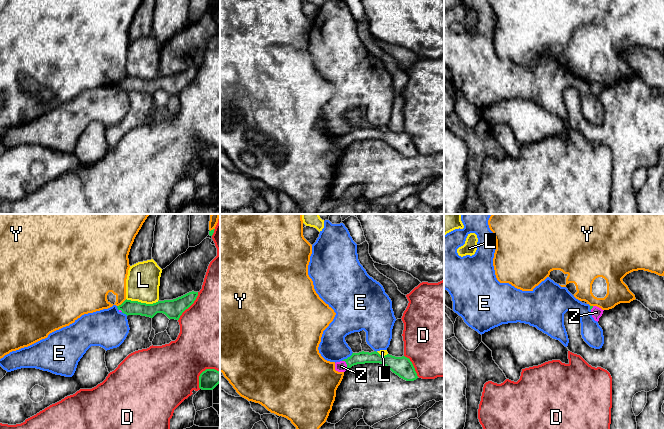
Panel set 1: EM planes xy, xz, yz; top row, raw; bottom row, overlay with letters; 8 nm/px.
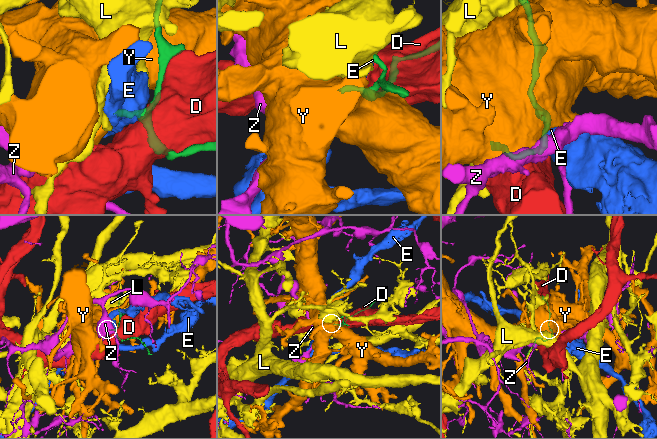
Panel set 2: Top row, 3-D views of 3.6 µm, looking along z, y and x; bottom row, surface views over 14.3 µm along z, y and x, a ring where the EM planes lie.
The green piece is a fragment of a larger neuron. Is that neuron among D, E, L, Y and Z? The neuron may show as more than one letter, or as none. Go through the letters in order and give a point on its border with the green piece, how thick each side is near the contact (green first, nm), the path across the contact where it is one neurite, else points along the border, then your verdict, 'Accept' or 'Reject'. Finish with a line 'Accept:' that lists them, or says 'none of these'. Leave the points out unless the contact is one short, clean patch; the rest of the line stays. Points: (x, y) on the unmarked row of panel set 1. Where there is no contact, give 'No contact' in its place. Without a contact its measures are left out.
D: Touches green at xy (189, 82). Thickness 160 nm (green) against 500 nm. Reject
E: Touches green at xz (348, 133). Thickness 100 nm (green) against 220 nm. Reject
L: Touches green at xy (142, 79). Thickness 150 nm (green) against 280 nm. Reject
Y: Touches green at xy (122, 79). Thickness 120 nm (green) against 280 nm. Reject
Z: Touches green at xz (346, 139). Thickness 100 nm (green) against 90 nm. Path across: xz (362, 133), (355, 134), (346, 139), (341, 142). Accept
Accept: Z

